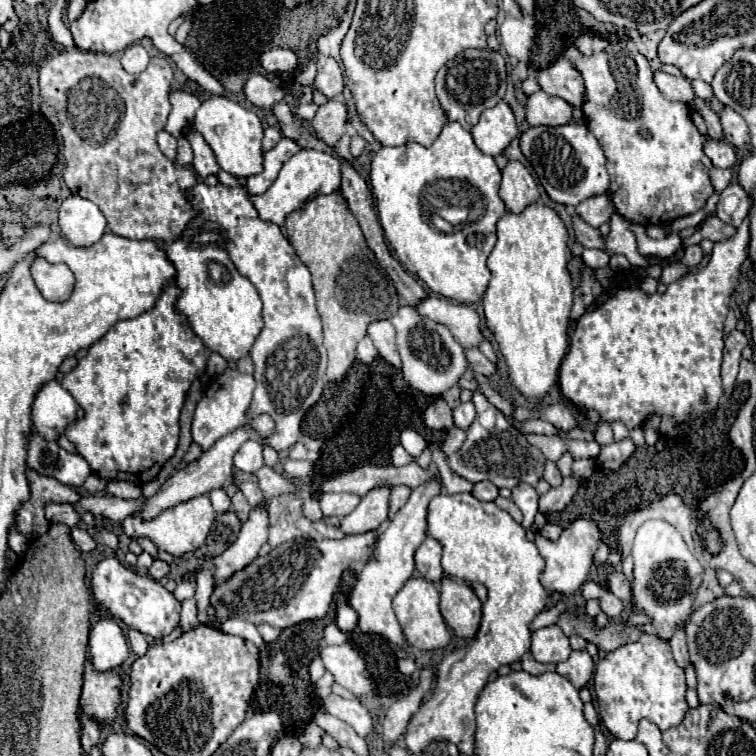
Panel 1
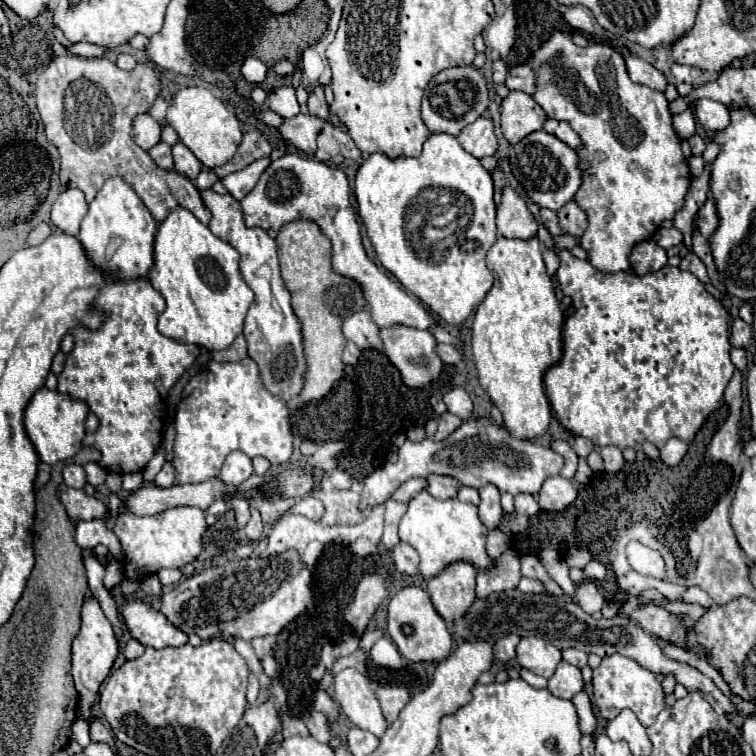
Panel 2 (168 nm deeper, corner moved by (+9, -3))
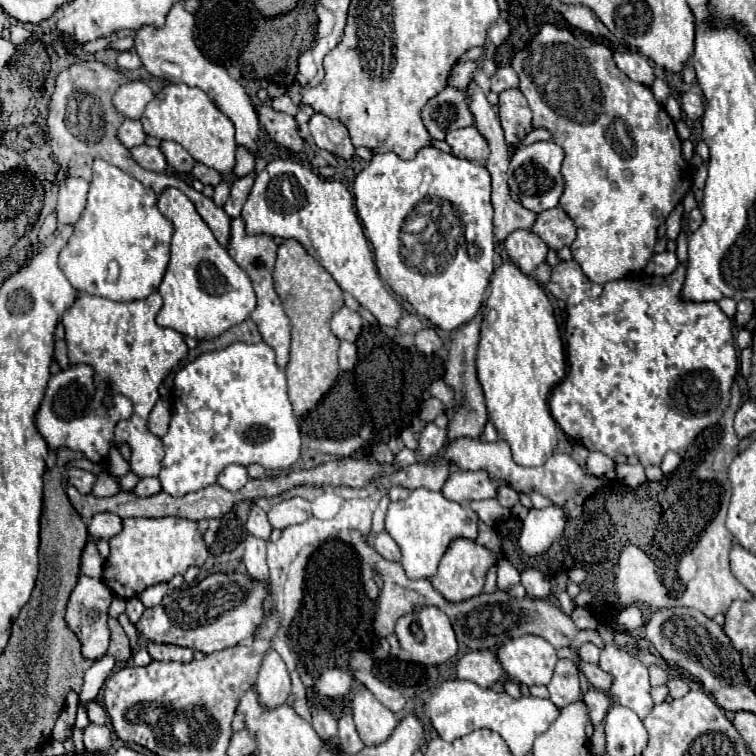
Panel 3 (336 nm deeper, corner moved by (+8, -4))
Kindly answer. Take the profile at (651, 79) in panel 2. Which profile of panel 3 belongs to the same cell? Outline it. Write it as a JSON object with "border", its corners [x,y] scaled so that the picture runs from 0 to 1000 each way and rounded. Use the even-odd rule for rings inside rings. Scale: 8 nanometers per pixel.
{"border":[[[815,69],[812,71],[815,87],[839,108],[847,108],[852,114],[862,114],[865,111],[865,90],[860,85],[857,77],[847,74],[847,71],[836,71],[836,69]]]}

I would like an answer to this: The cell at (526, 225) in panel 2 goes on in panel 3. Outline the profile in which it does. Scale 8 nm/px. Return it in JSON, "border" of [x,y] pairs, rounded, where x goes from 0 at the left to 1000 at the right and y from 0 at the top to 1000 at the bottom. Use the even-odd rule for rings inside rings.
{"border":[[[688,302],[688,304],[680,304],[669,320],[669,333],[677,344],[683,344],[683,349],[688,349],[688,354],[698,362],[706,360],[706,354],[722,344],[722,336],[725,336],[725,325],[720,323],[720,317],[706,310],[704,304],[698,302]]]}

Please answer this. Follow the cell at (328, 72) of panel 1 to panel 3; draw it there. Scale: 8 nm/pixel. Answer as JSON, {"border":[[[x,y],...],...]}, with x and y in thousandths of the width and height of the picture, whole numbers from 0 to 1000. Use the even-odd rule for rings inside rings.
{"border":[[[418,148],[410,161],[410,175],[415,188],[421,190],[421,196],[429,196],[434,201],[439,201],[442,206],[452,206],[452,209],[463,209],[468,206],[468,193],[463,188],[460,172],[450,159],[439,159],[423,148]]]}

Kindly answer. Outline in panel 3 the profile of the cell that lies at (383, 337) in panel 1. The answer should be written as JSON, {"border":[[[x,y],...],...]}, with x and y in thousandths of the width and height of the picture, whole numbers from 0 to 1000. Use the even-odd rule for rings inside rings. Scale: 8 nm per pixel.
{"border":[[[452,407],[442,415],[439,421],[439,439],[450,447],[450,450],[460,450],[460,452],[471,452],[474,442],[479,437],[479,418],[471,410],[463,407]]]}

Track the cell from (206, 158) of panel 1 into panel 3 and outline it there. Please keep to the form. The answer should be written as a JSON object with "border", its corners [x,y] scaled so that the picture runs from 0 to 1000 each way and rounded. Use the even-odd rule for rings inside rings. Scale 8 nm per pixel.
{"border":[[[214,188],[214,190],[212,190],[212,198],[217,201],[222,217],[225,217],[233,228],[243,228],[243,230],[254,228],[254,222],[257,222],[259,214],[257,214],[257,209],[254,209],[238,190],[233,190],[233,188]]]}

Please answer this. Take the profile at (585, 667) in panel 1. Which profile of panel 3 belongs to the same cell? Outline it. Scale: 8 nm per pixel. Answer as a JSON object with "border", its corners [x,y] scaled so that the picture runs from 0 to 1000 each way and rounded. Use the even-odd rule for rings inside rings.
{"border":[[[738,873],[733,897],[725,905],[725,915],[728,915],[728,926],[738,937],[746,937],[770,923],[765,884],[754,873]]]}

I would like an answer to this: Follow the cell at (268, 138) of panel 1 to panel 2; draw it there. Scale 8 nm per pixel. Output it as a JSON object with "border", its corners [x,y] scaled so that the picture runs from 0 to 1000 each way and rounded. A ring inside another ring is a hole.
{"border":[[[327,173],[321,179],[321,187],[319,192],[313,194],[313,202],[308,205],[308,210],[303,210],[295,221],[284,221],[279,224],[290,237],[295,237],[298,231],[308,229],[308,226],[319,226],[324,224],[327,218],[332,218],[335,213],[340,210],[348,210],[358,202],[358,192],[353,189],[353,184],[343,176],[343,173]]]}

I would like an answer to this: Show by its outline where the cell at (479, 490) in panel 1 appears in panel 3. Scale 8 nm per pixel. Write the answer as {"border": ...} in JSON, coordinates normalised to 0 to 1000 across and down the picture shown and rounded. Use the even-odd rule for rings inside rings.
{"border":[[[664,643],[664,646],[659,646],[656,661],[659,661],[664,669],[677,672],[677,669],[685,664],[685,651],[677,648],[677,646],[672,646],[672,643]]]}

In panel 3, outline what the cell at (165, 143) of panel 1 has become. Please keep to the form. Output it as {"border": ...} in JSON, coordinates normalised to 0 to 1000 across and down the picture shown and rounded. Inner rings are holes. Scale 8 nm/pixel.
{"border":[[[167,159],[167,161],[159,167],[156,183],[159,183],[159,188],[161,188],[167,196],[188,193],[188,190],[193,188],[193,177],[190,177],[190,169],[188,169],[185,159]]]}

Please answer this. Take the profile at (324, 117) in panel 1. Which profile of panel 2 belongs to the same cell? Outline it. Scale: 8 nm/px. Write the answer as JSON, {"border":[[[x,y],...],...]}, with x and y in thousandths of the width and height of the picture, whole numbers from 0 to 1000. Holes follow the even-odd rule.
{"border":[[[396,149],[396,152],[390,152],[390,155],[385,155],[385,157],[377,157],[372,165],[369,165],[369,179],[374,181],[374,184],[380,184],[382,189],[388,189],[393,197],[398,197],[401,202],[406,202],[406,205],[411,205],[411,202],[417,202],[417,197],[419,197],[419,189],[417,189],[417,184],[419,184],[419,179],[422,179],[422,173],[427,171],[427,160],[425,157],[419,157],[419,155],[414,155],[414,152],[401,152],[401,149]]]}

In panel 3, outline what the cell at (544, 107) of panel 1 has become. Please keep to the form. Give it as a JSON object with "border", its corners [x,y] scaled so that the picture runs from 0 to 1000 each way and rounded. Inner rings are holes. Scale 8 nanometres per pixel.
{"border":[[[688,119],[661,122],[659,153],[664,161],[664,172],[669,177],[669,190],[677,204],[683,198],[683,193],[704,172],[704,148],[701,148],[701,140],[698,140],[693,124]]]}

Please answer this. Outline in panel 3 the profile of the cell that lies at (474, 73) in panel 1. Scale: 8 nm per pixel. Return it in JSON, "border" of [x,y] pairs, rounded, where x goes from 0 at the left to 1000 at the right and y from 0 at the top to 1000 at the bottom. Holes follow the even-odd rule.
{"border":[[[595,111],[587,114],[587,119],[579,122],[574,130],[569,130],[563,140],[558,143],[558,161],[574,185],[587,185],[593,175],[614,169],[614,167],[624,167],[627,153],[622,148],[622,122],[595,114]]]}

